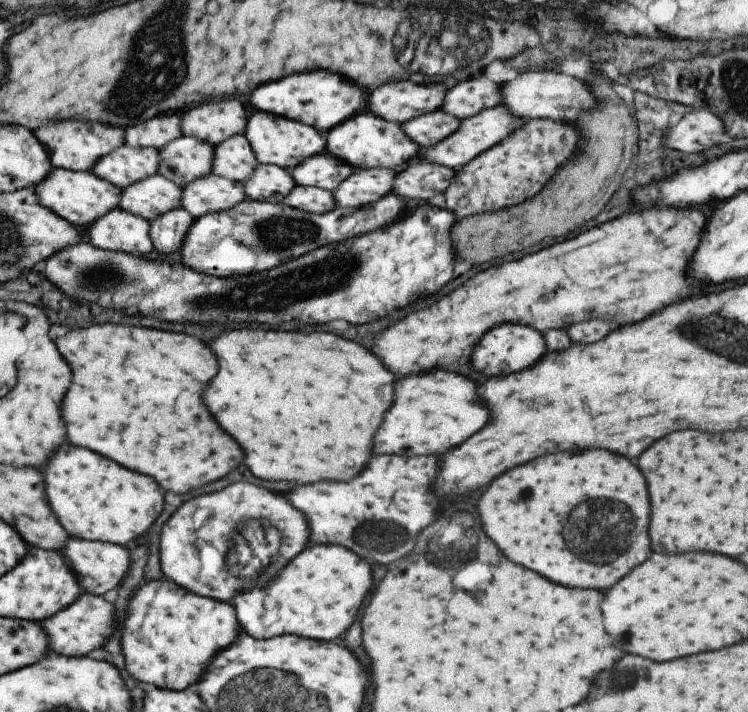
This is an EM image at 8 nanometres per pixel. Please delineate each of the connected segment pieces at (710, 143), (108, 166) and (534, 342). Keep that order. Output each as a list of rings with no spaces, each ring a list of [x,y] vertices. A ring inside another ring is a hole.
[[[694,109],[667,131],[666,144],[684,154],[704,152],[716,146],[712,138],[720,136],[724,128],[724,122],[715,112],[708,109]]]
[[[124,144],[102,157],[93,166],[92,172],[123,190],[136,181],[156,175],[160,164],[159,149]]]
[[[502,324],[490,330],[474,348],[472,364],[476,366],[476,370],[484,372],[486,376],[506,376],[530,368],[544,356],[544,352],[546,352],[546,342],[538,330],[522,324]]]

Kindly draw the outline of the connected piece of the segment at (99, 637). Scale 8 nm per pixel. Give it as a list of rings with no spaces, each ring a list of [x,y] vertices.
[[[83,592],[69,607],[46,619],[41,626],[49,636],[52,652],[67,657],[86,656],[88,652],[102,648],[114,634],[114,611],[114,605],[102,595]]]

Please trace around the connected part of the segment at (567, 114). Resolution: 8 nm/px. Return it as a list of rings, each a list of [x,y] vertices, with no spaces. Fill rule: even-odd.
[[[530,71],[520,74],[516,79],[500,84],[503,96],[502,105],[506,105],[518,118],[564,120],[572,122],[588,110],[598,108],[598,100],[592,96],[590,88],[580,80],[566,76],[562,72]]]

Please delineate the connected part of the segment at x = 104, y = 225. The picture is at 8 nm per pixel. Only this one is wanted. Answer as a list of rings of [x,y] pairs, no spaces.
[[[118,206],[85,230],[88,230],[90,243],[96,248],[150,257],[155,251],[150,227],[145,218]]]

